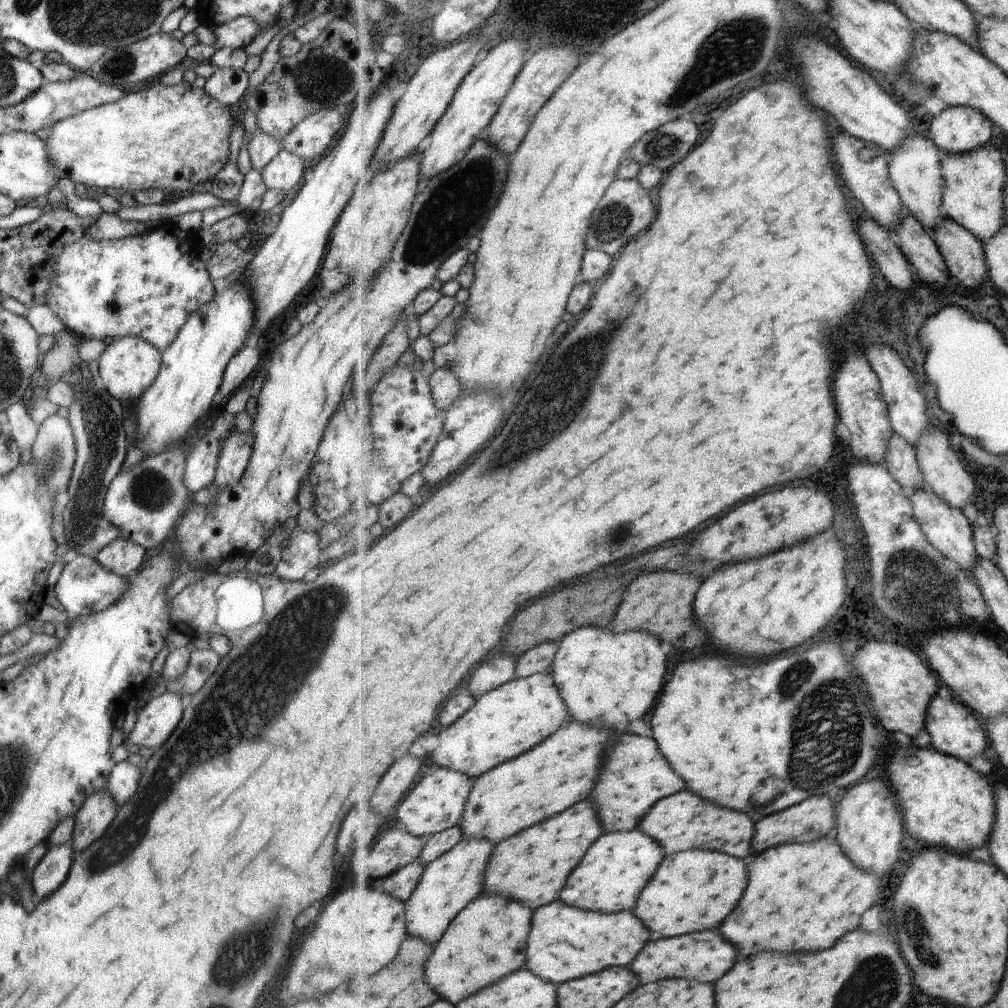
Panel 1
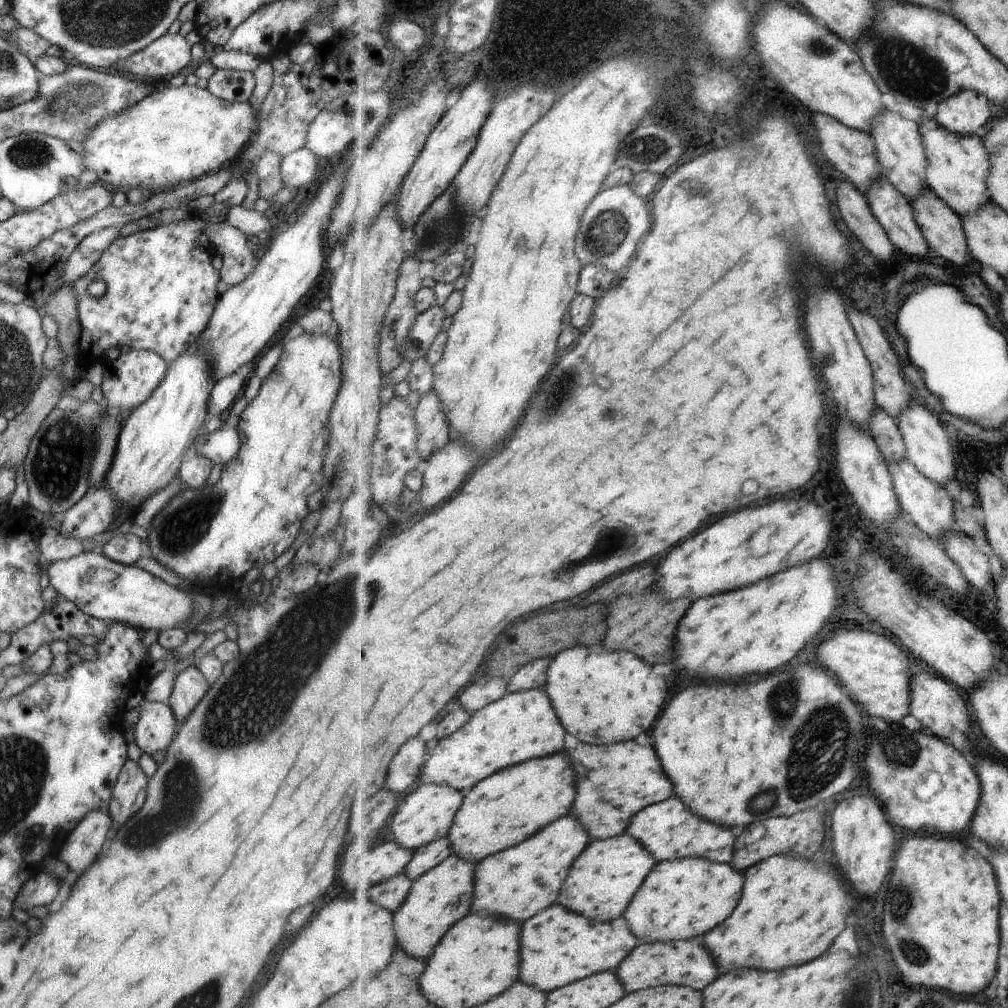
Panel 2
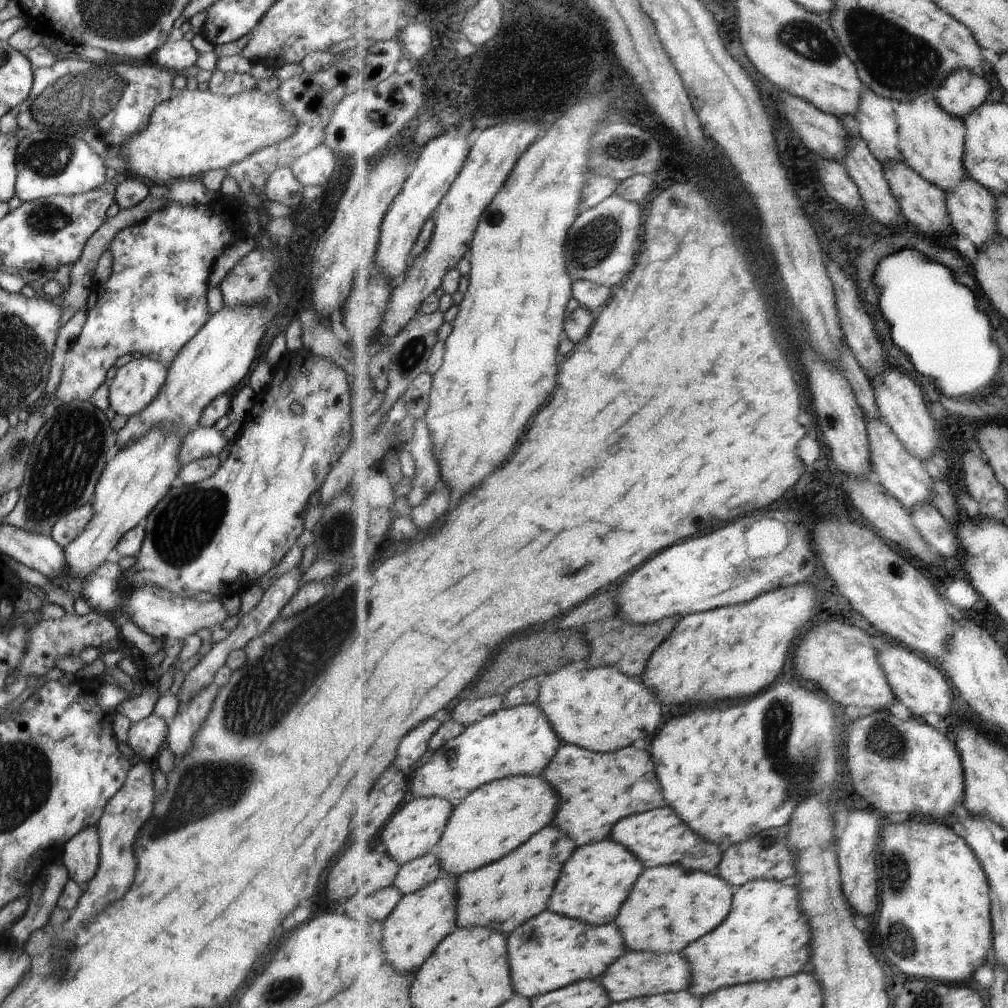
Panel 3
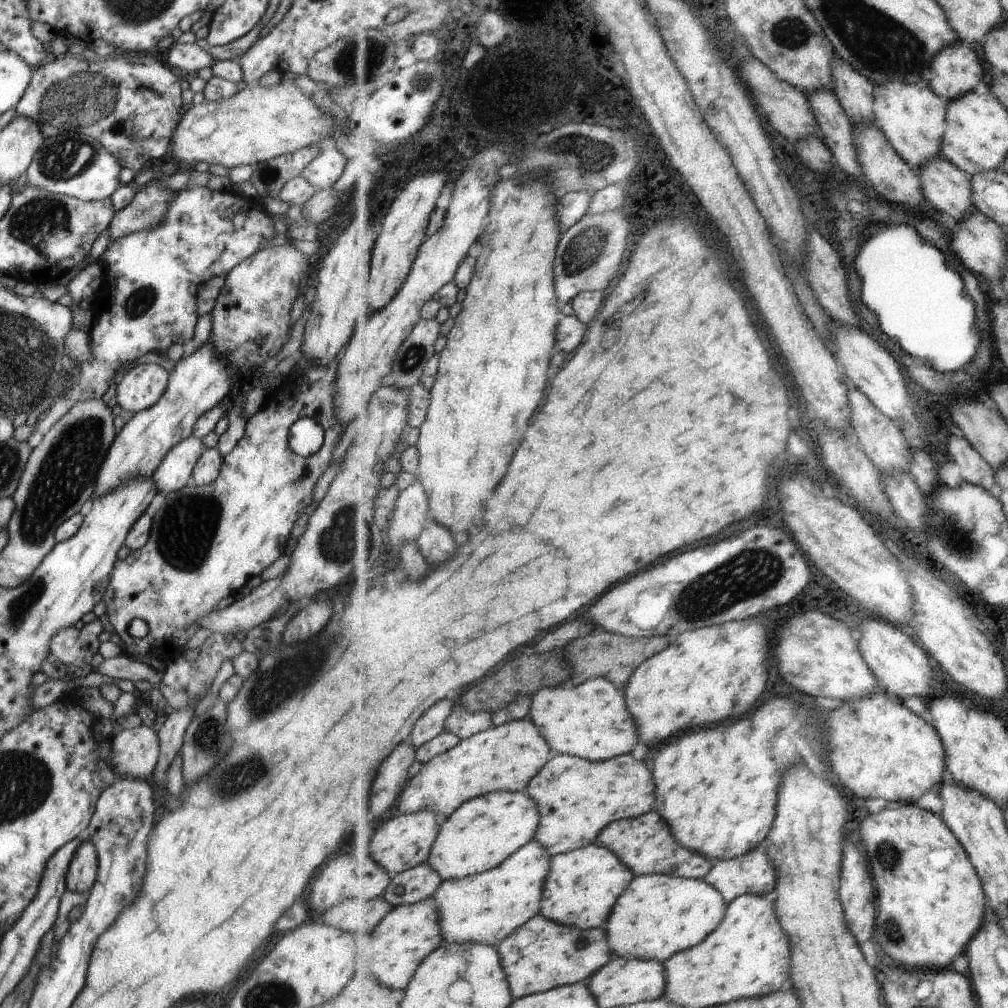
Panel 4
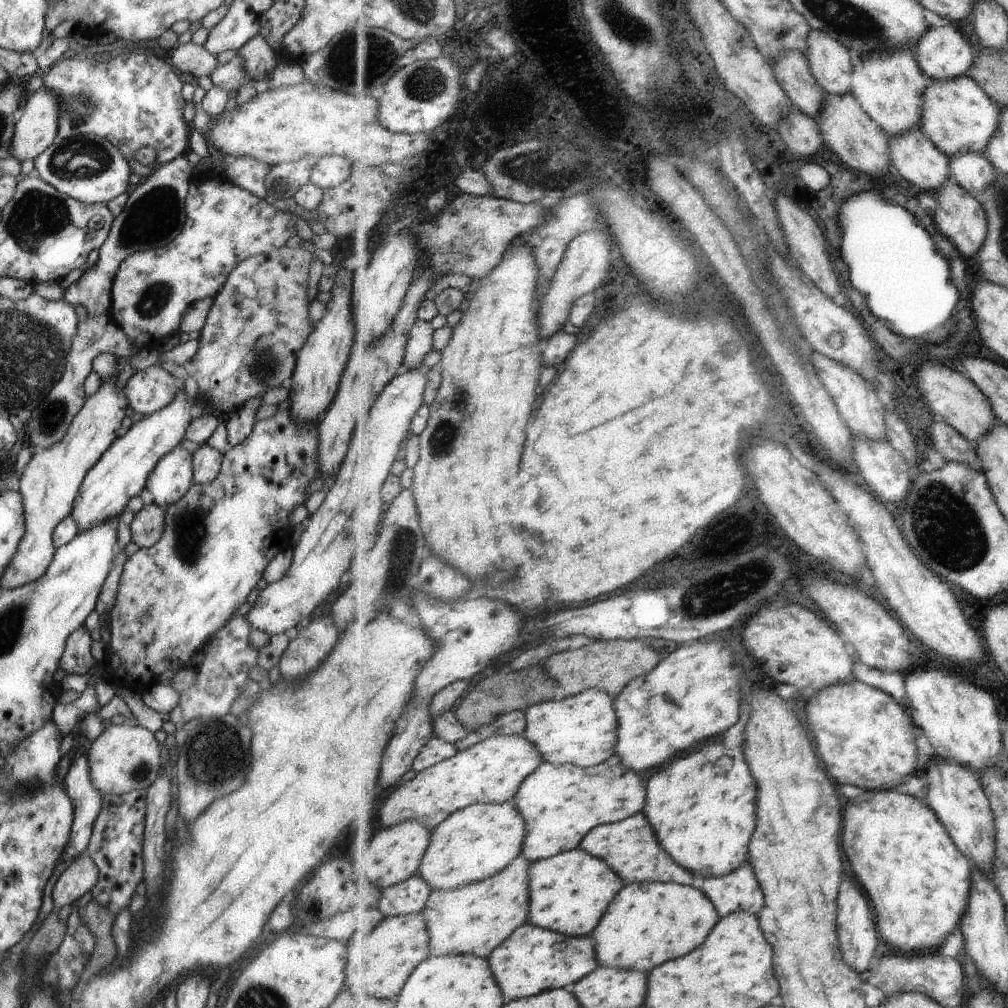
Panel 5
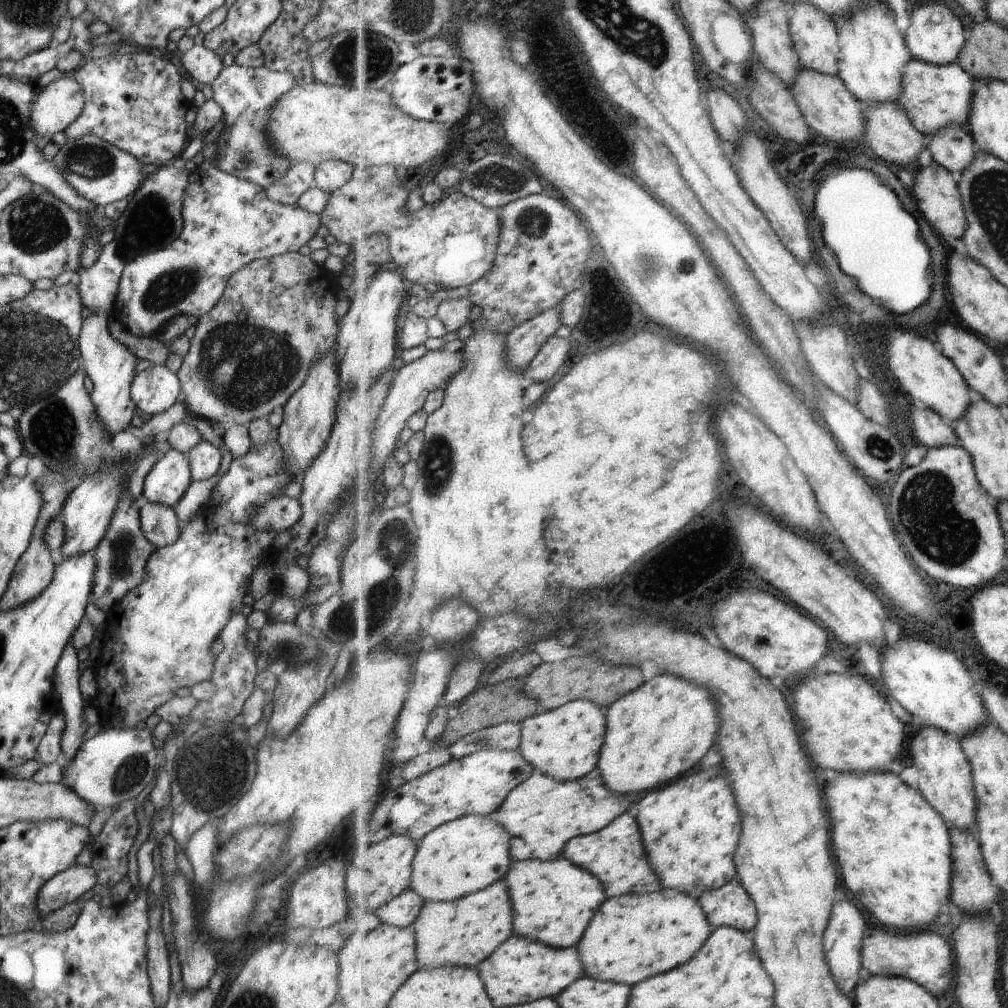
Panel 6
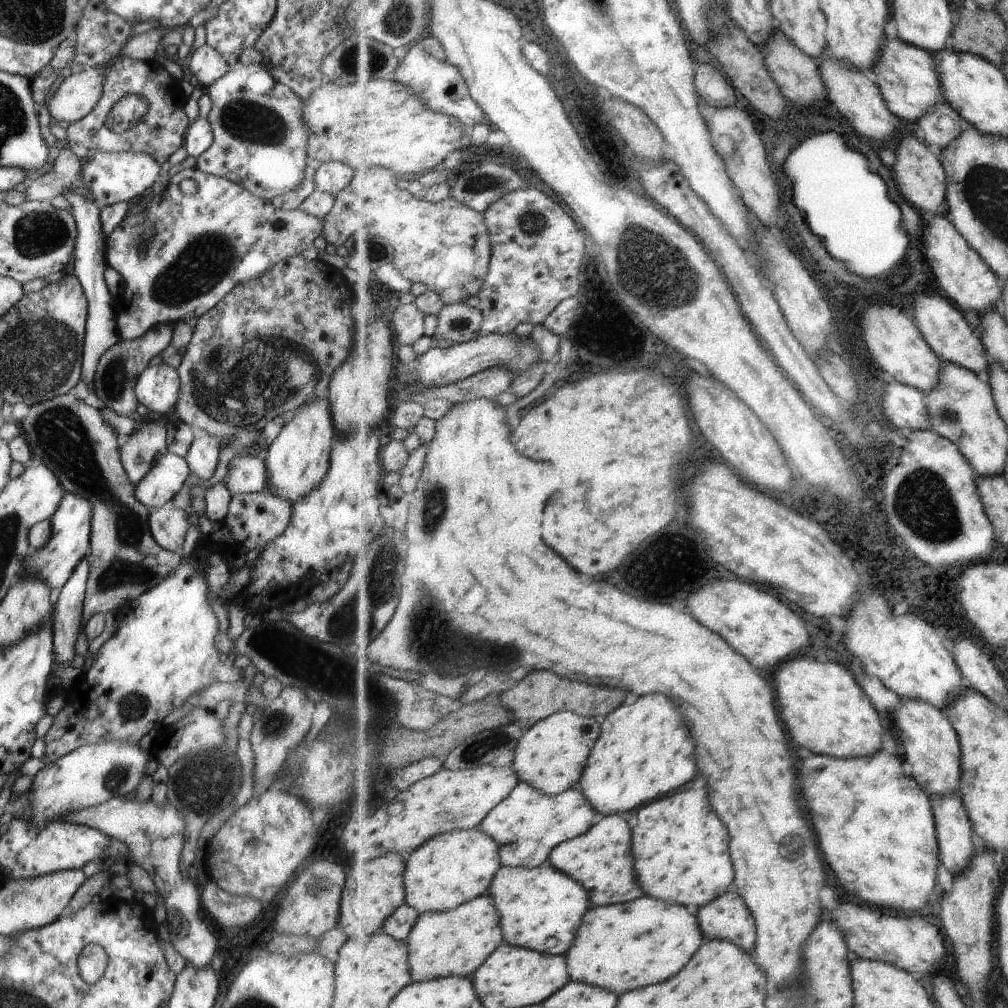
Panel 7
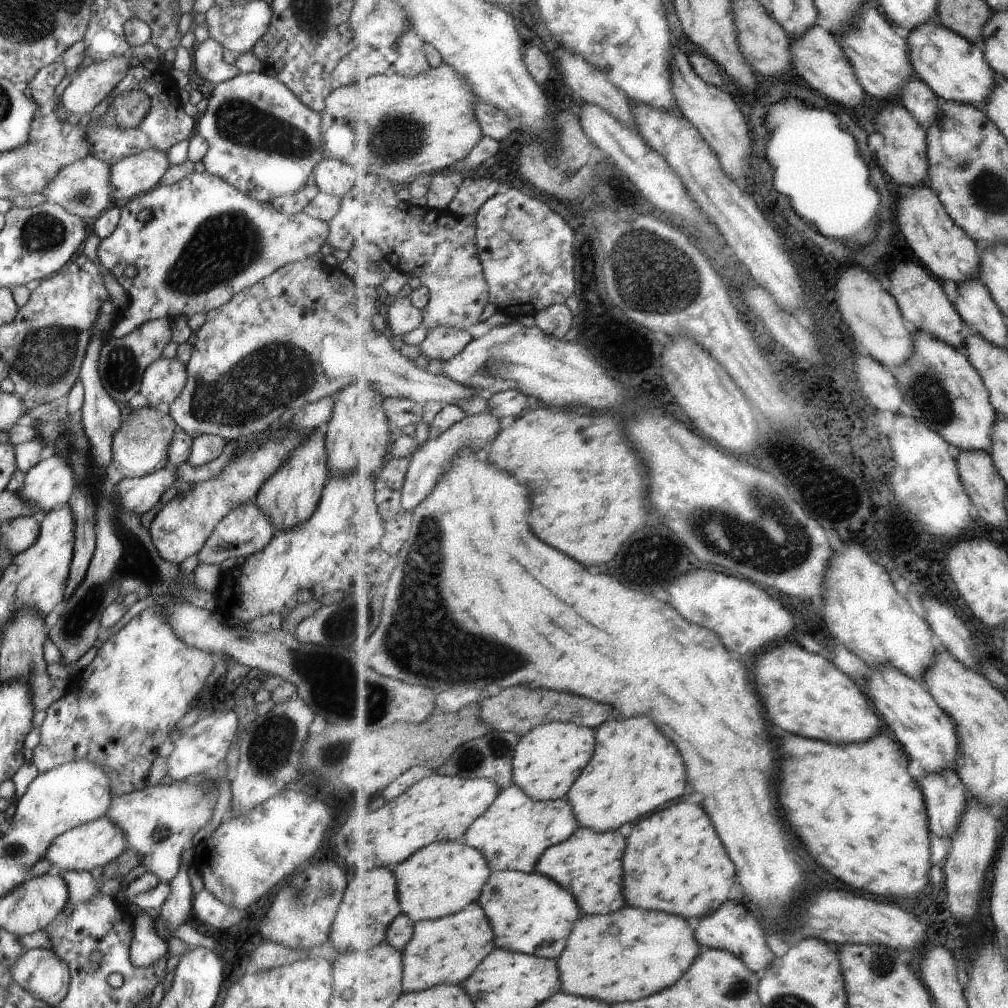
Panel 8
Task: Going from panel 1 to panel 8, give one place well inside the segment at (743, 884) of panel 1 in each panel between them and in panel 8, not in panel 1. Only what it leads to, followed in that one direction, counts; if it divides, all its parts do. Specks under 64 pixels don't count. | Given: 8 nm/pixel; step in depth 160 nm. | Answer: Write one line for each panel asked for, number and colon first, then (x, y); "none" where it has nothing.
2: (683, 899)
3: (670, 908)
4: (658, 917)
5: (647, 925)
6: (631, 939)
7: (623, 948)
8: (623, 957)

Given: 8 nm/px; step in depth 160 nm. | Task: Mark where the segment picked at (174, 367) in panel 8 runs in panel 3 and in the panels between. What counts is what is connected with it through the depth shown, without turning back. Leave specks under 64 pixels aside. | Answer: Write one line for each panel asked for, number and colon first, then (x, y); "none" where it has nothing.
3: (136, 383)
4: (141, 387)
5: (148, 390)
6: (155, 389)
7: (157, 387)

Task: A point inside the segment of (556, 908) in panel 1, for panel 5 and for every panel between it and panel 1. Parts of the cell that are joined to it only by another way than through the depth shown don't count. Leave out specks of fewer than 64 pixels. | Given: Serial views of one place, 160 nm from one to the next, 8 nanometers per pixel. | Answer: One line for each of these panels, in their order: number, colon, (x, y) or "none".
2: (577, 947)
3: (551, 952)
4: (560, 955)
5: (534, 960)

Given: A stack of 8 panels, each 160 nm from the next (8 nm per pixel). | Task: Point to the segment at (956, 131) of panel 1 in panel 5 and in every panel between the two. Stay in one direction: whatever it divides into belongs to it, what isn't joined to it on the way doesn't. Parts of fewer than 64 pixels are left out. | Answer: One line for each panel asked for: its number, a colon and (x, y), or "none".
2: (965, 112)
3: (964, 90)
4: (956, 69)
5: (944, 52)

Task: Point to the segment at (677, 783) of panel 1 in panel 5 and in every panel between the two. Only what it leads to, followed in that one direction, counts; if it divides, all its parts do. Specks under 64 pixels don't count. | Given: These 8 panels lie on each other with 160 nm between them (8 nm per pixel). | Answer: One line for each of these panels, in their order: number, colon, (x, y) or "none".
2: (615, 782)
3: (598, 790)
4: (577, 798)
5: (562, 803)

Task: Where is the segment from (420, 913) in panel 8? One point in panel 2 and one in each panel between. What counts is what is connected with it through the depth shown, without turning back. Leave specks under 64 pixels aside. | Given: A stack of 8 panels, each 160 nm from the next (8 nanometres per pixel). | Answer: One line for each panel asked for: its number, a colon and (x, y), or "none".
2: (499, 813)
3: (496, 820)
4: (485, 832)
5: (477, 843)
6: (471, 854)
7: (454, 869)

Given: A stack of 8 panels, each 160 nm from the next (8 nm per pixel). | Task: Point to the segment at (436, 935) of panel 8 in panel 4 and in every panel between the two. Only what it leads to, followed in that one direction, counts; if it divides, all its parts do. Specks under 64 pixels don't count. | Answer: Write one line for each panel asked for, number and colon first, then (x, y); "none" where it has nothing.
4: (487, 908)
5: (476, 920)
6: (465, 932)
7: (459, 942)

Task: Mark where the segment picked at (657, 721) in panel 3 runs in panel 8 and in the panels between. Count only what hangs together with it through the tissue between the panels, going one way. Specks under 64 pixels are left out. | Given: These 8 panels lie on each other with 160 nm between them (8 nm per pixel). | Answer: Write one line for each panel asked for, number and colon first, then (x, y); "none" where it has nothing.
4: (593, 720)
5: (583, 730)
6: (566, 743)
7: (553, 755)
8: (549, 760)

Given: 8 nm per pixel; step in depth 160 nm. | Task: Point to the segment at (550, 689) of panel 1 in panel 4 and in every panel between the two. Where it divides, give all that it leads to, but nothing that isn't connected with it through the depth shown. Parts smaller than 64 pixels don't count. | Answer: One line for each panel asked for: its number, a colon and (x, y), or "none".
2: (524, 726)
3: (522, 741)
4: (505, 758)

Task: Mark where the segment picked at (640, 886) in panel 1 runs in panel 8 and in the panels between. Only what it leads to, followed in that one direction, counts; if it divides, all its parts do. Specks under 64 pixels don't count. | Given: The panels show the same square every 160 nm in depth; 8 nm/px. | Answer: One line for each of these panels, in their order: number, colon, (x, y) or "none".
2: (604, 881)
3: (600, 877)
4: (583, 887)
5: (571, 892)
6: (555, 901)
7: (542, 909)
8: (533, 914)

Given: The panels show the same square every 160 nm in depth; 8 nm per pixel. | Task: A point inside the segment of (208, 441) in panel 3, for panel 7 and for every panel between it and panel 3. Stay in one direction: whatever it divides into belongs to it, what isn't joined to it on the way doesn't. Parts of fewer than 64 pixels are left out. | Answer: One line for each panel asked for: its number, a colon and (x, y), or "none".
4: (176, 468)
5: (168, 481)
6: (165, 484)
7: (167, 477)

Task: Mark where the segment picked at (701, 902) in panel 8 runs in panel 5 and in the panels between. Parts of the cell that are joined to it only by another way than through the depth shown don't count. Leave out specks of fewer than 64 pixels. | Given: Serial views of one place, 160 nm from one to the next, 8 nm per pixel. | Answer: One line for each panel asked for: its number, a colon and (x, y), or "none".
5: (711, 839)
6: (692, 828)
7: (684, 857)

